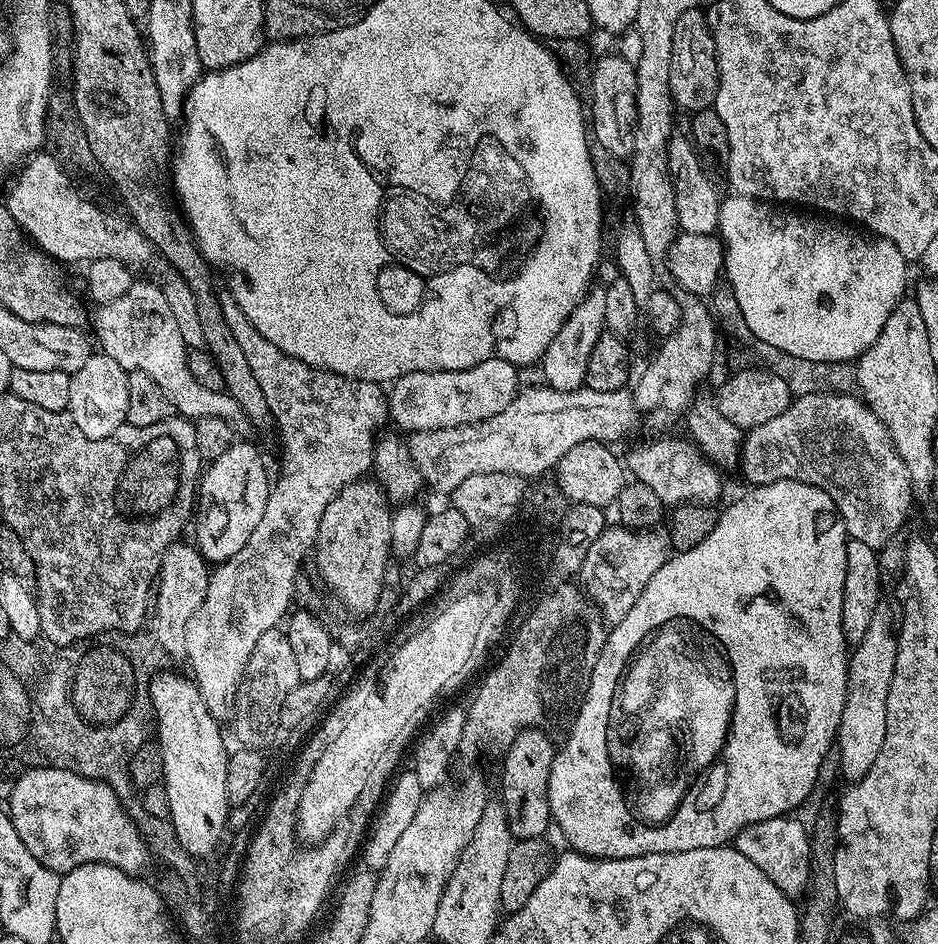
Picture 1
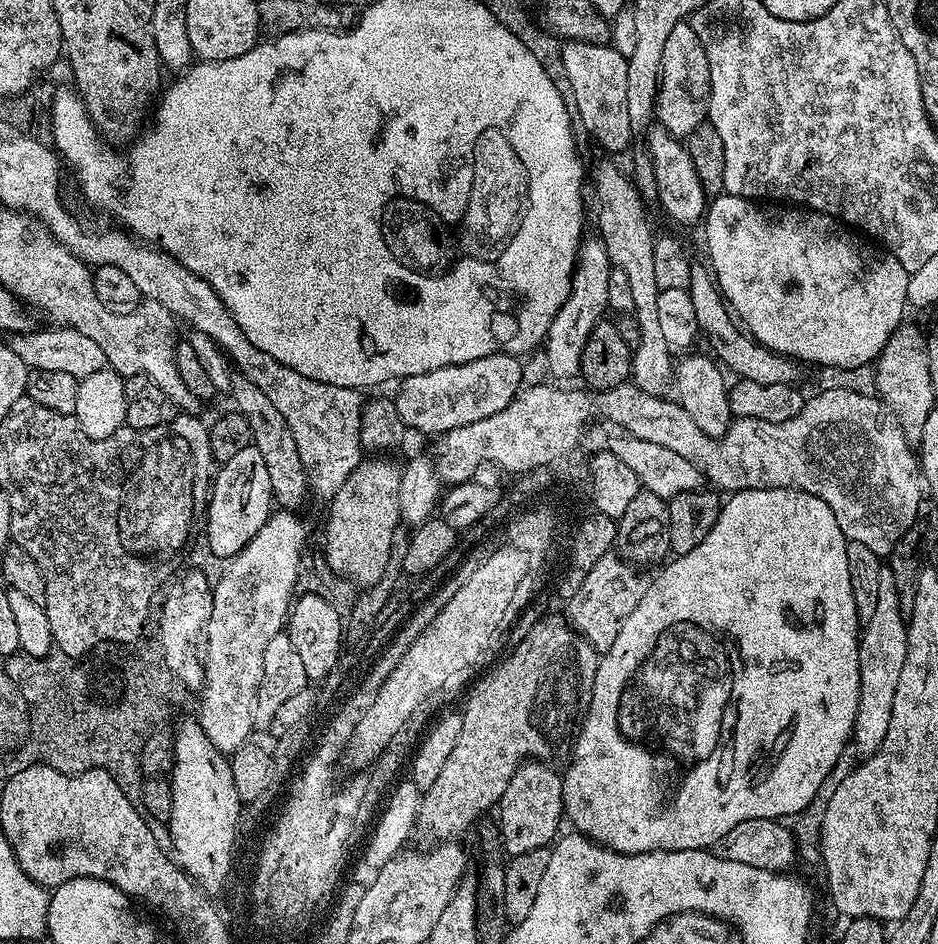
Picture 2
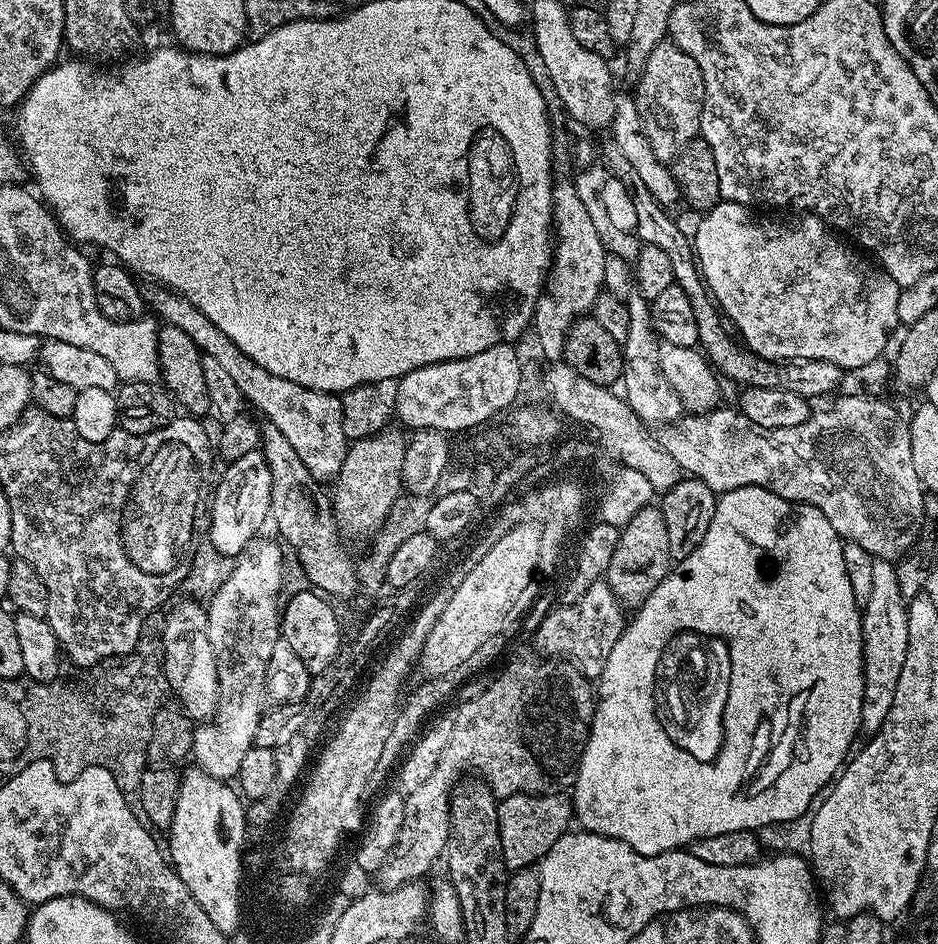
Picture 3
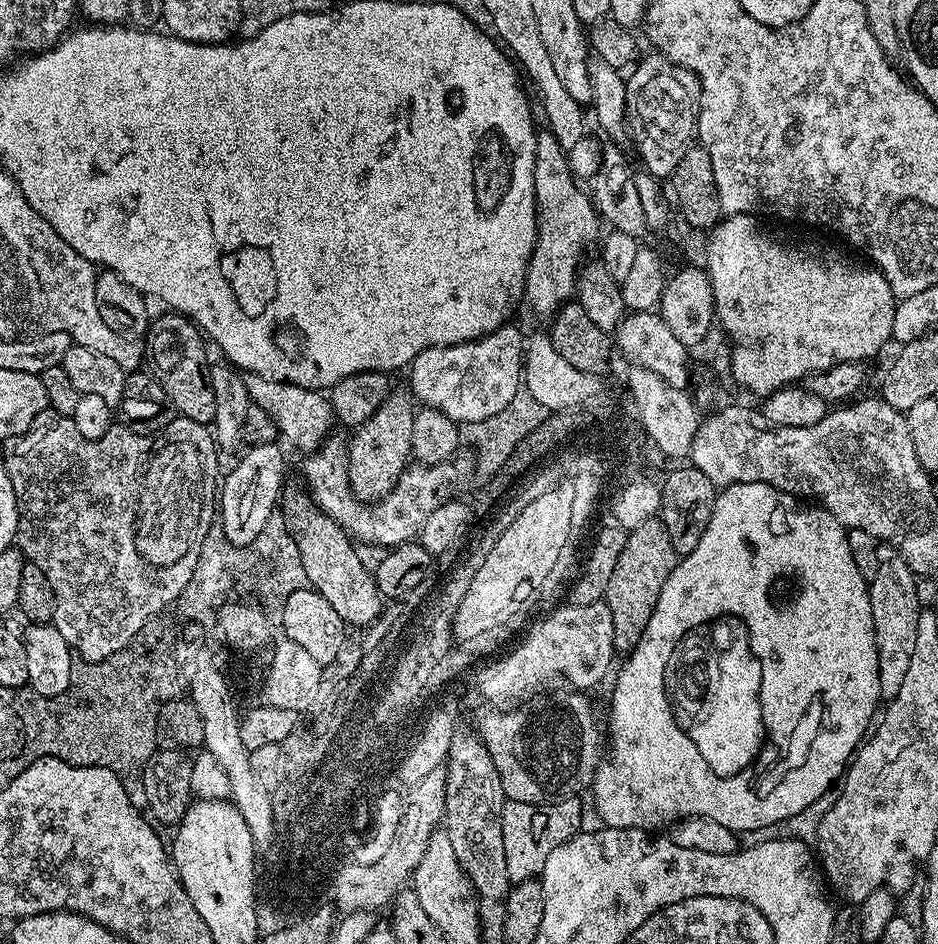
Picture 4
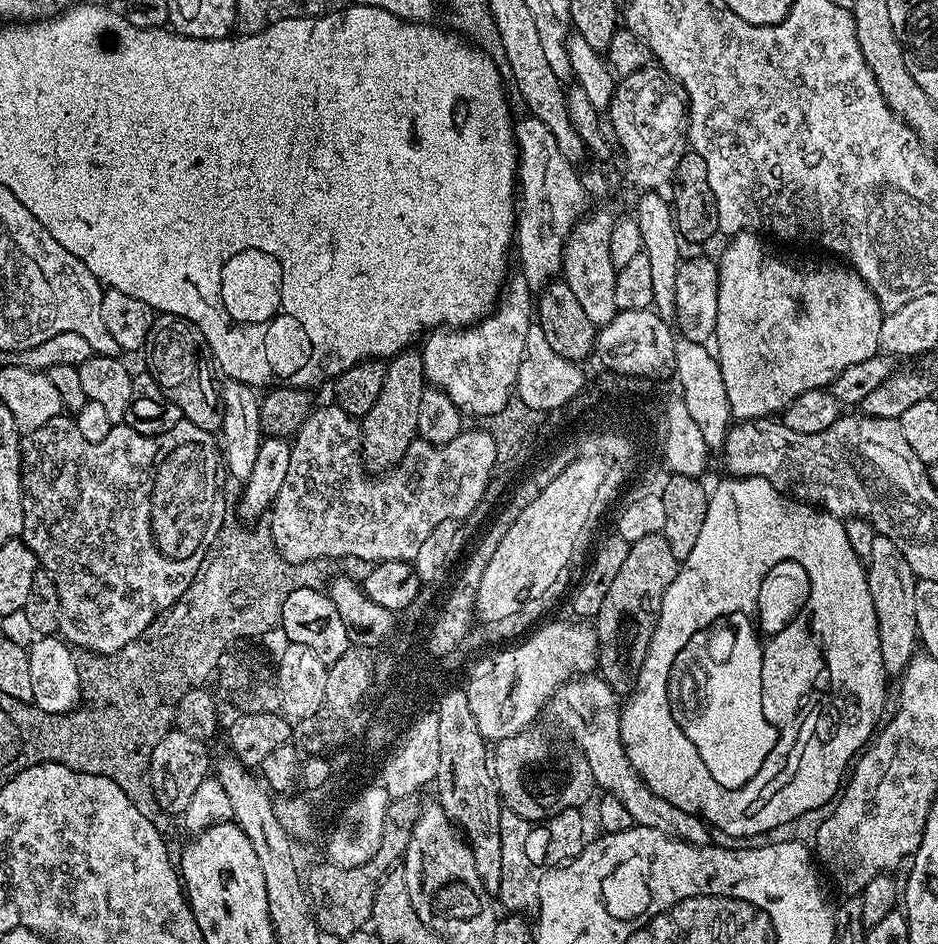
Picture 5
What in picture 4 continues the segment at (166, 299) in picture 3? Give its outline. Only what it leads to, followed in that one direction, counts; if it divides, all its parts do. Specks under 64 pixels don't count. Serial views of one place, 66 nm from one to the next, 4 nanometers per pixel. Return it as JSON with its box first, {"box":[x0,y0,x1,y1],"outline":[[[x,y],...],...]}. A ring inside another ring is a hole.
{"box":[244,374,334,454],"outline":[[[255,374],[244,376],[244,385],[250,394],[253,405],[266,410],[275,421],[279,435],[284,436],[296,448],[301,448],[304,454],[316,451],[329,439],[334,417],[332,401],[323,391],[310,388],[300,388],[296,384],[283,384],[270,378],[262,378]]]}

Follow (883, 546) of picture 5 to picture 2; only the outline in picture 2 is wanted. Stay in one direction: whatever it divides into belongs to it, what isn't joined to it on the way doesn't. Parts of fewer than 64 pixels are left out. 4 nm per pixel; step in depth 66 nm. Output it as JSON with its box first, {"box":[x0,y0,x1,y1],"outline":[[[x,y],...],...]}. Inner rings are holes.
{"box":[851,566,908,757],"outline":[[[888,566],[881,567],[878,574],[878,602],[874,615],[865,621],[858,636],[856,667],[858,683],[856,686],[856,717],[852,726],[851,747],[857,748],[861,757],[874,755],[882,747],[882,738],[886,738],[886,730],[890,730],[890,710],[894,706],[894,693],[898,690],[898,677],[902,674],[902,662],[906,662],[906,646],[908,645],[908,626],[902,611],[902,596],[898,591],[898,580],[892,577]]]}

